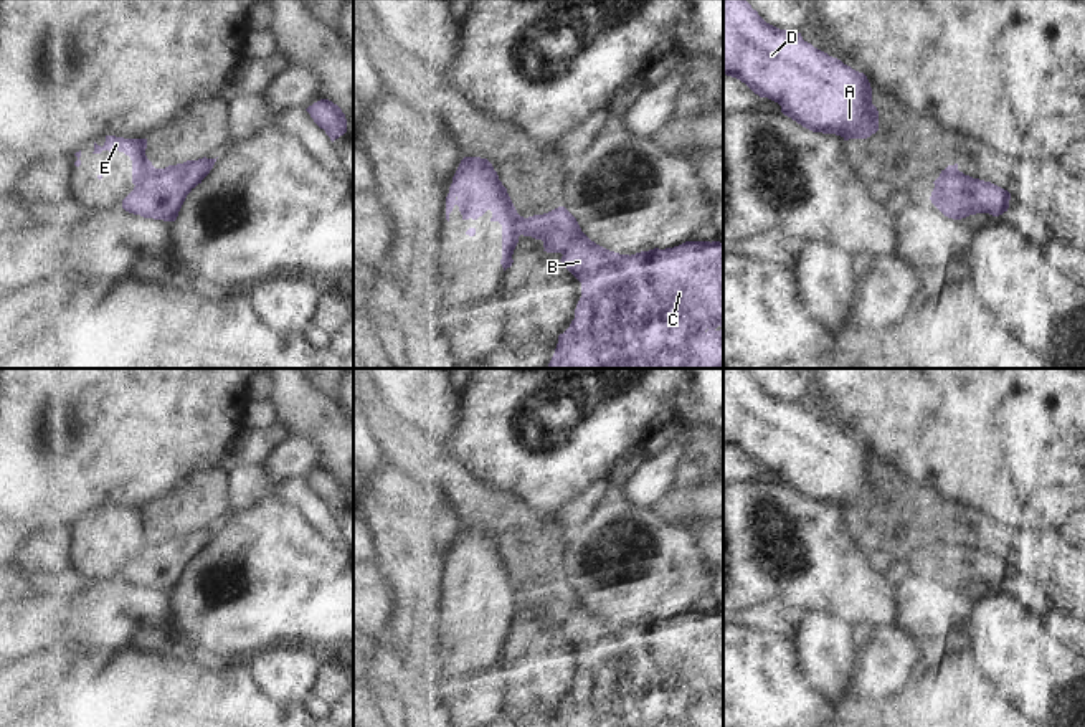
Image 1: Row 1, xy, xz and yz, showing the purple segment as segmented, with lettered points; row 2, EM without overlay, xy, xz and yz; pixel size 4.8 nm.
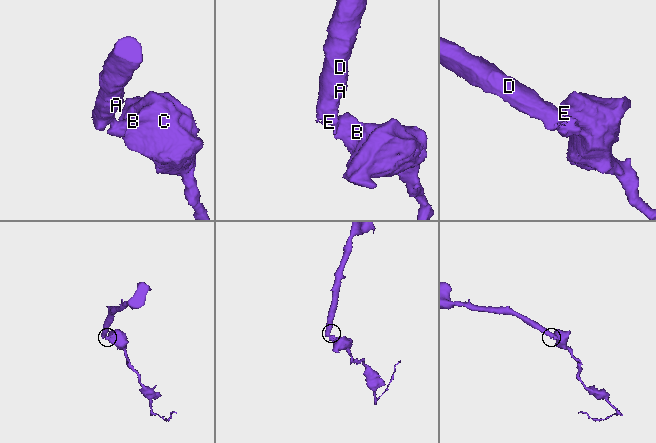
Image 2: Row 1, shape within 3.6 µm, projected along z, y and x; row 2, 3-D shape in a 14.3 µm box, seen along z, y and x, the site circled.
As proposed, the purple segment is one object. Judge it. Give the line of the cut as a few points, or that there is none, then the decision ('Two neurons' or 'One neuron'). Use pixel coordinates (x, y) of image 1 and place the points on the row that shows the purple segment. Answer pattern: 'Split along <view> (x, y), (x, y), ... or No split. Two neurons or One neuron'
Split along xy (154, 167), (136, 185). Two neurons

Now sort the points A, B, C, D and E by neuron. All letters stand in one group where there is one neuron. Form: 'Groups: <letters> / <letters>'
Groups: A D E / B C

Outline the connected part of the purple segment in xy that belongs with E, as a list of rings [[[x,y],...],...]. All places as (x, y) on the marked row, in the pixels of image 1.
[[[106,135],[106,142],[102,147],[94,142],[92,154],[101,154],[102,150],[109,152],[119,150],[129,155],[132,160],[132,183],[137,185],[154,169],[152,162],[145,155],[145,149],[147,139],[124,139],[116,135]]]

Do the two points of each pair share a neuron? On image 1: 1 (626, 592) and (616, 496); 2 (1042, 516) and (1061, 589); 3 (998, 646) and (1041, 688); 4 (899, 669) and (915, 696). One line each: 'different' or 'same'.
1: same
2: different
3: same
4: different

